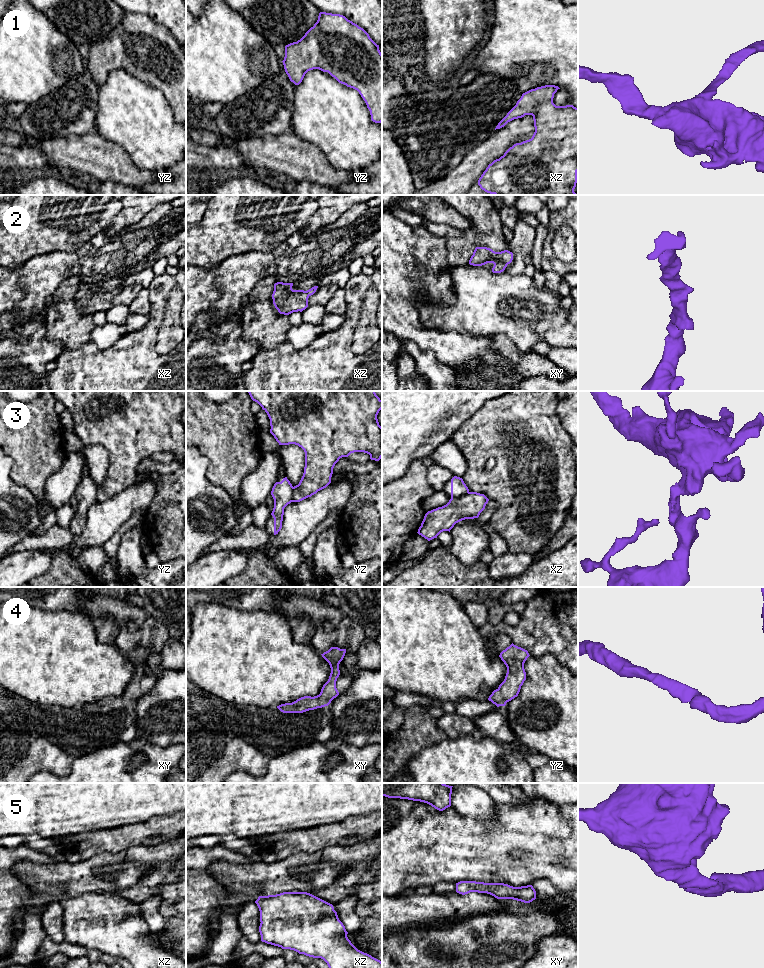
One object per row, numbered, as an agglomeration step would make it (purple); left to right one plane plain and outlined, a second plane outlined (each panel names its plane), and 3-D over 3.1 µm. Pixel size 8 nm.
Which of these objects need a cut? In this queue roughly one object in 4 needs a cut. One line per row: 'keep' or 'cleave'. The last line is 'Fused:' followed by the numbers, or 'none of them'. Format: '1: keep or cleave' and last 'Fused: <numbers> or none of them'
1: keep
2: keep
3: cleave
4: keep
5: keep
Fused: 3

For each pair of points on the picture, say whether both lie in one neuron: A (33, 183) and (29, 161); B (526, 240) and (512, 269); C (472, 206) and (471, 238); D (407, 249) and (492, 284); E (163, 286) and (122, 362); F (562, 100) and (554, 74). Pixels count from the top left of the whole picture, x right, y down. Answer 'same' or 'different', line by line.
A: different
B: same
C: same
D: different
E: same
F: different

